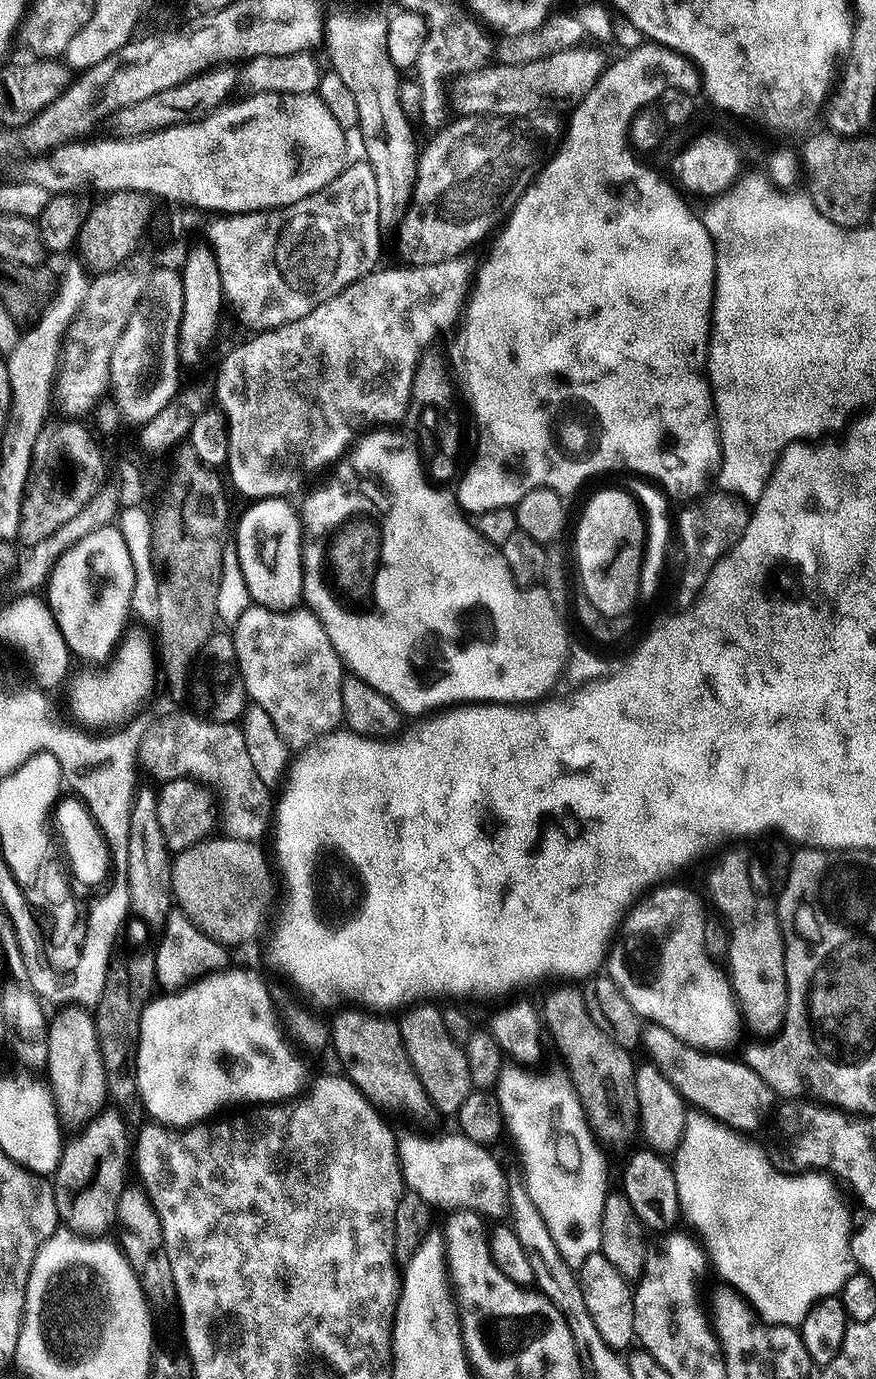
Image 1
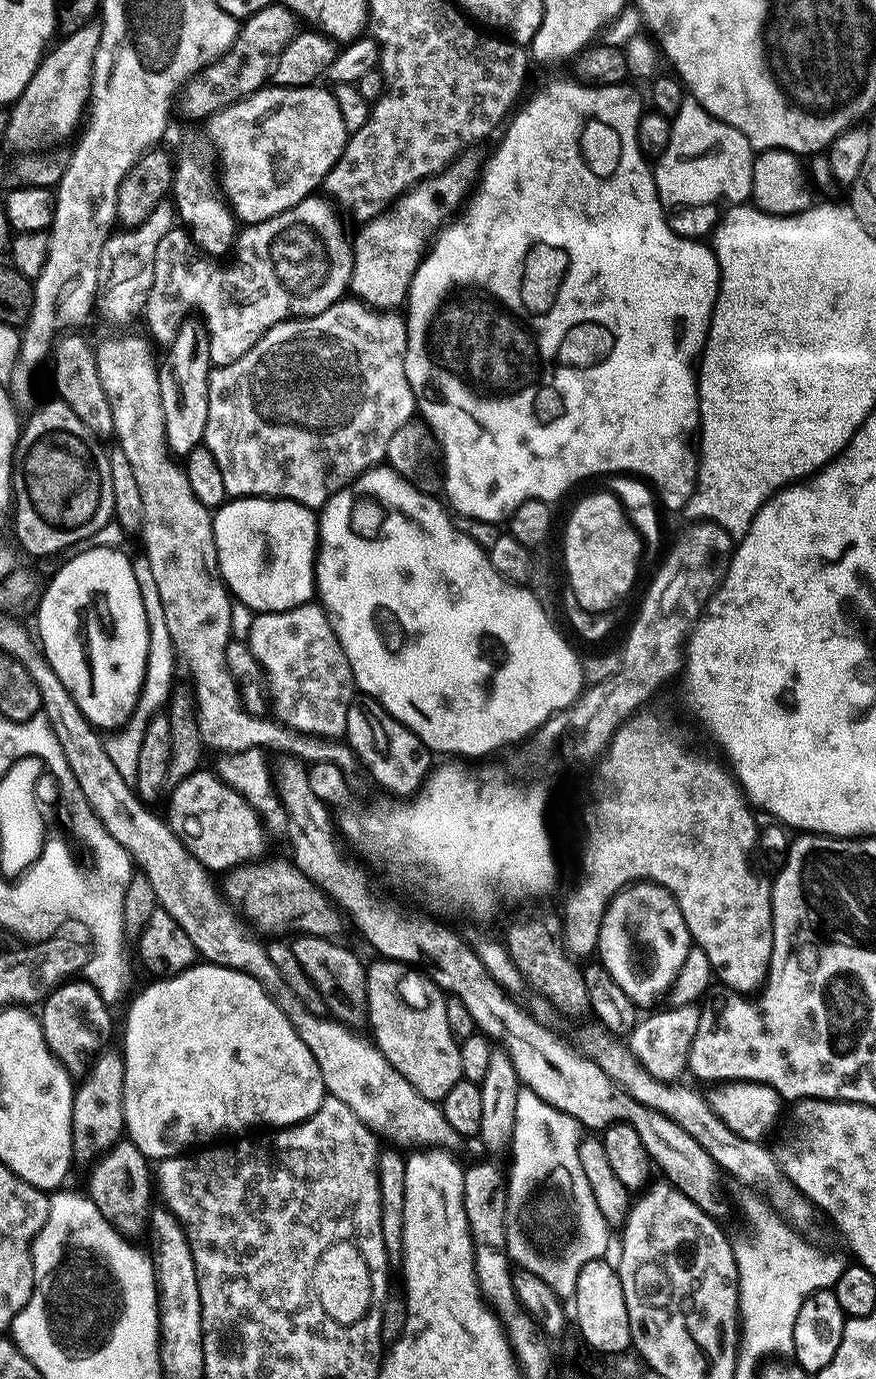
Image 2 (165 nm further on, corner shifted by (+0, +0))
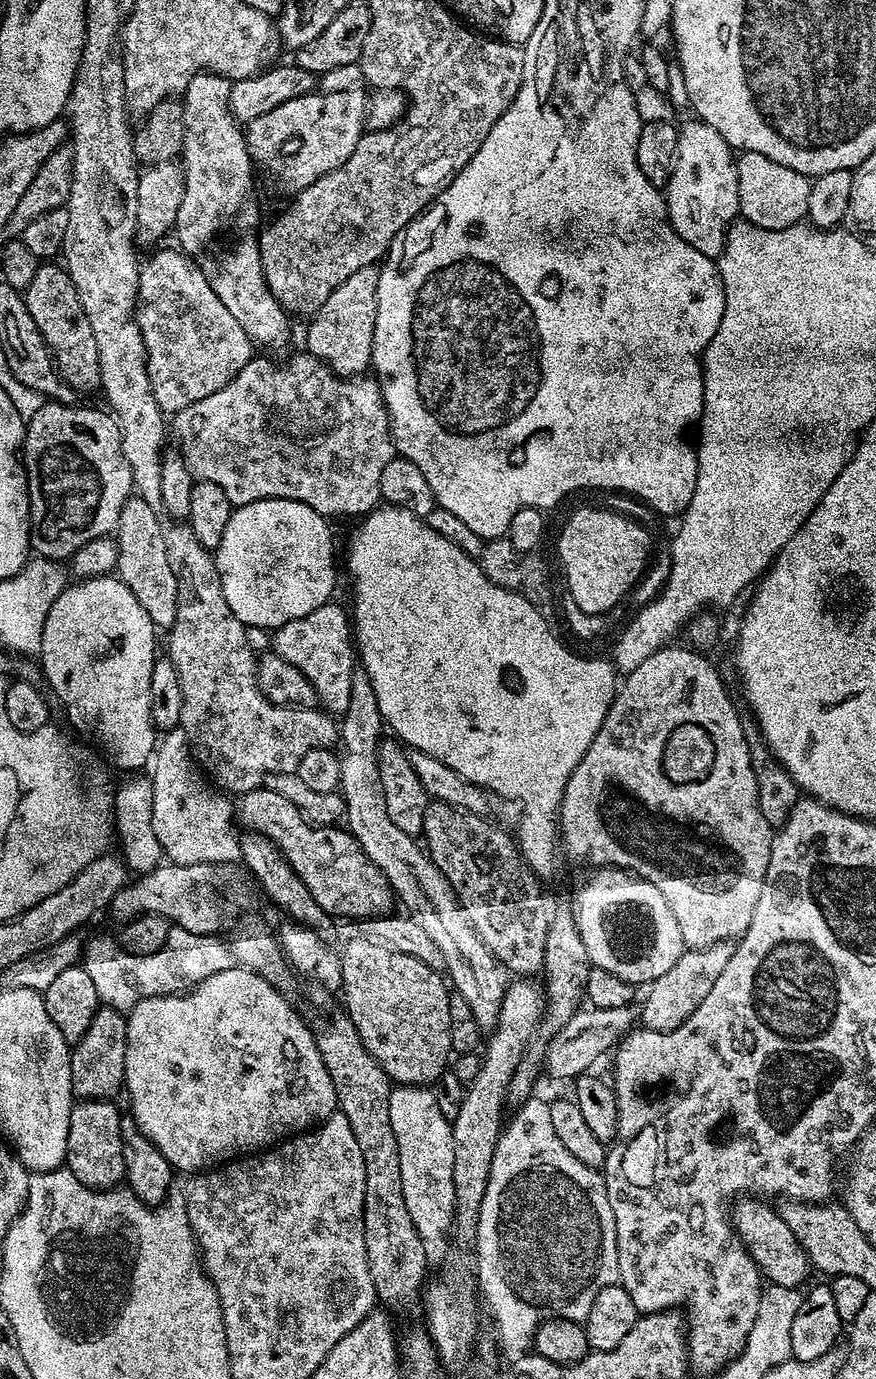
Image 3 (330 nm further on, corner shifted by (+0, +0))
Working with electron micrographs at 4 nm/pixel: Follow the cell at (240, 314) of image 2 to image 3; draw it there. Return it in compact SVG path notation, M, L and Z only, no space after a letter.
M163 248L143 261L134 319L148 355L150 390L161 412L175 414L229 384L254 359L254 345L218 302L201 265L187 252Z

